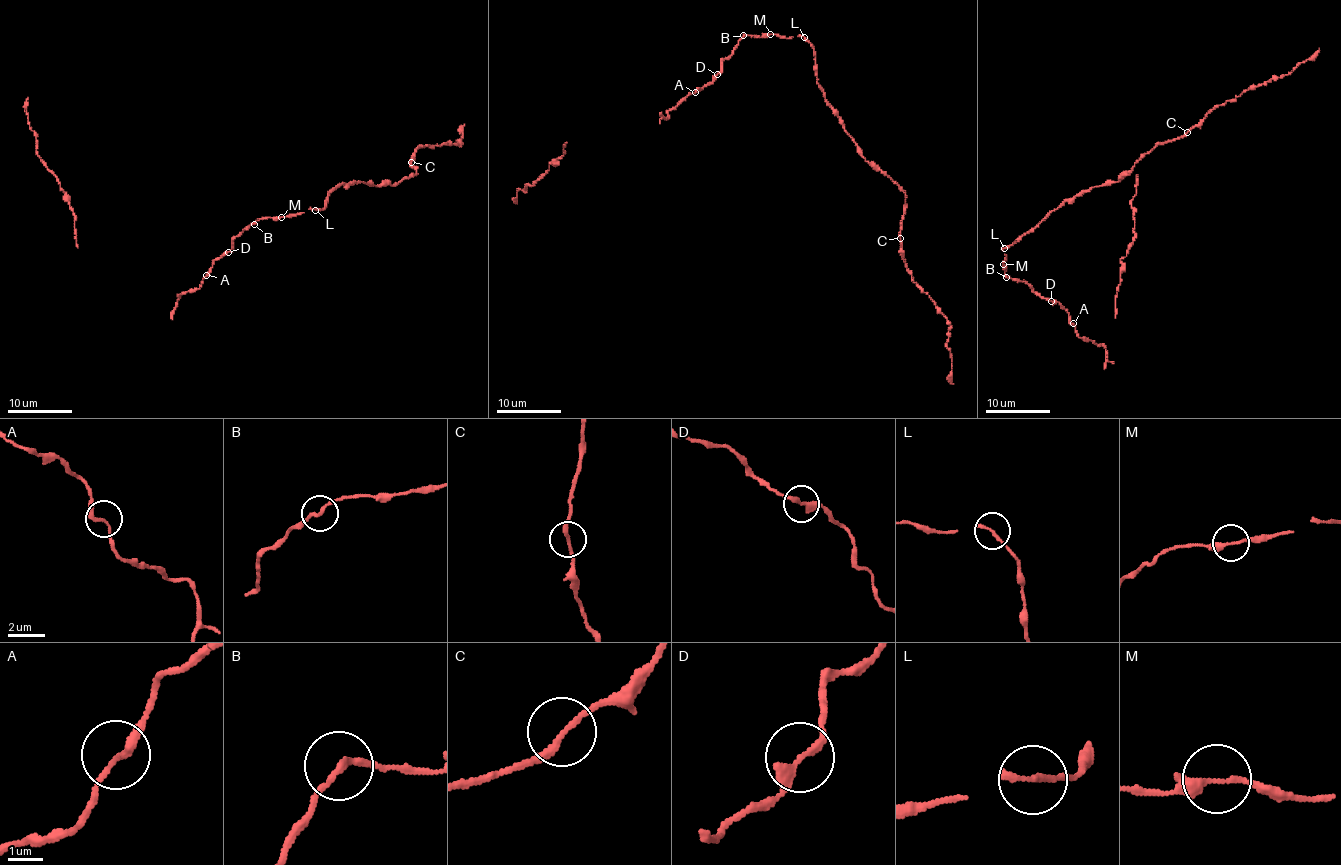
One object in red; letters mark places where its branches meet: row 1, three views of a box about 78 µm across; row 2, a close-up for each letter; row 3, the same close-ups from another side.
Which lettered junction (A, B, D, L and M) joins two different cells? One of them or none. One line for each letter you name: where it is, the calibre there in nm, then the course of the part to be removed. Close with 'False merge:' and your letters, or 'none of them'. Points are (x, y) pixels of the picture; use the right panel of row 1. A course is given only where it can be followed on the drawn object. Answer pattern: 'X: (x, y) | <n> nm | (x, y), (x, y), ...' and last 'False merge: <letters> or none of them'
False merge: none of them

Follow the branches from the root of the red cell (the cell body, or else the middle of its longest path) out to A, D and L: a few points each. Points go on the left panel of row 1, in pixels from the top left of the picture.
A: (281, 217), (259, 219), (240, 232), (233, 240), (232, 250), (217, 258), (206, 275)
D: (281, 217), (259, 219), (240, 232), (228, 252)
L: (281, 217), (315, 209)

